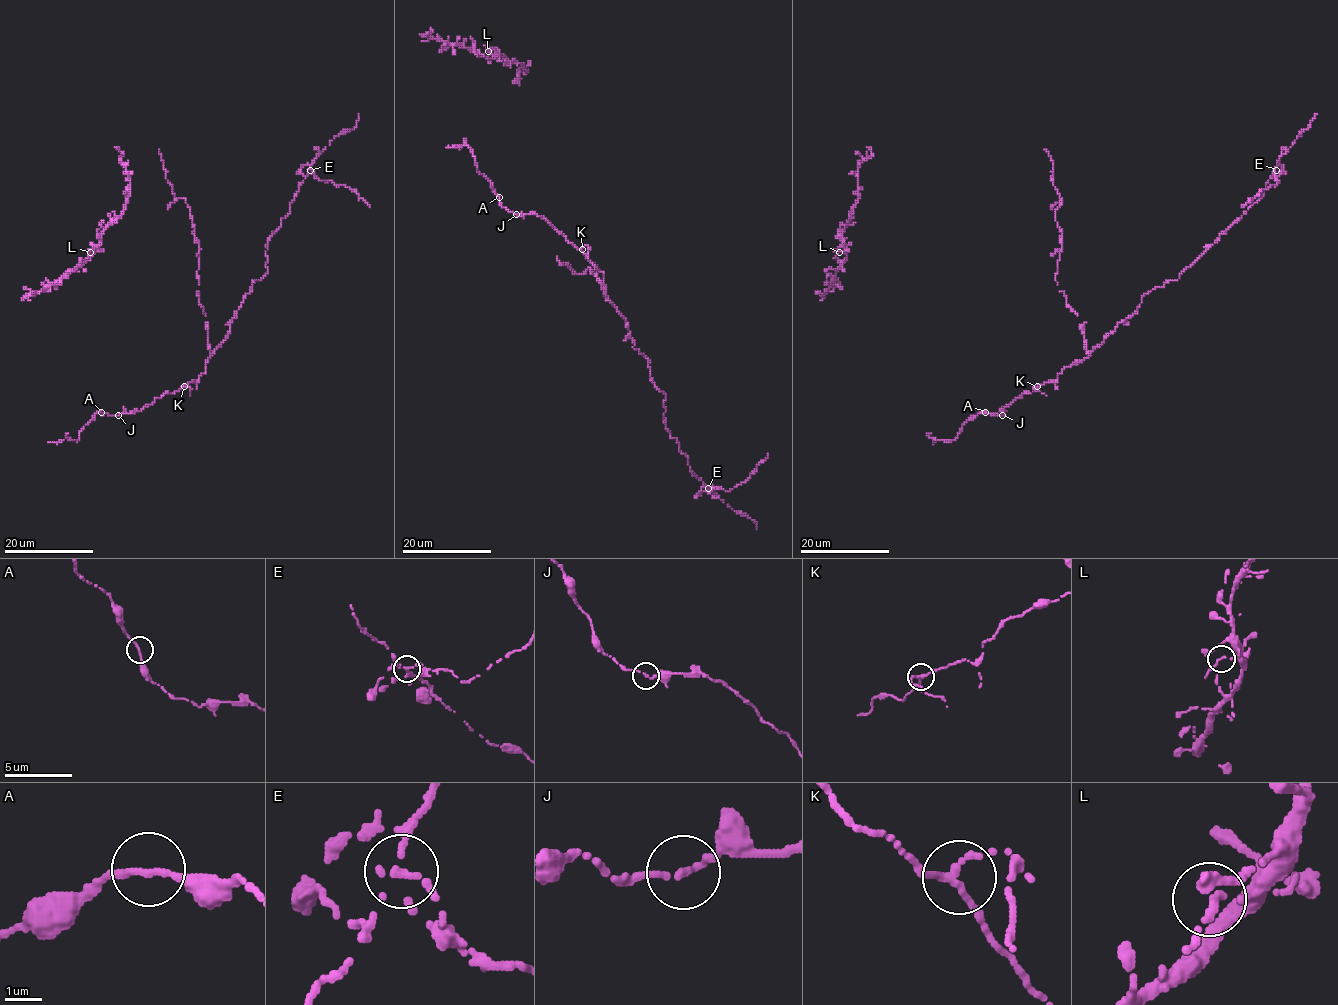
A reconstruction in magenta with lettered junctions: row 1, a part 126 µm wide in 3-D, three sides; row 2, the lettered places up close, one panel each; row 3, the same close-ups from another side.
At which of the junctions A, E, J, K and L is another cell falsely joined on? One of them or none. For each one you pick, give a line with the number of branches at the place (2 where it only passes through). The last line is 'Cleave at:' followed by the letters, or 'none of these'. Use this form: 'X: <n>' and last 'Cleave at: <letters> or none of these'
E: 3
Cleave at: E

